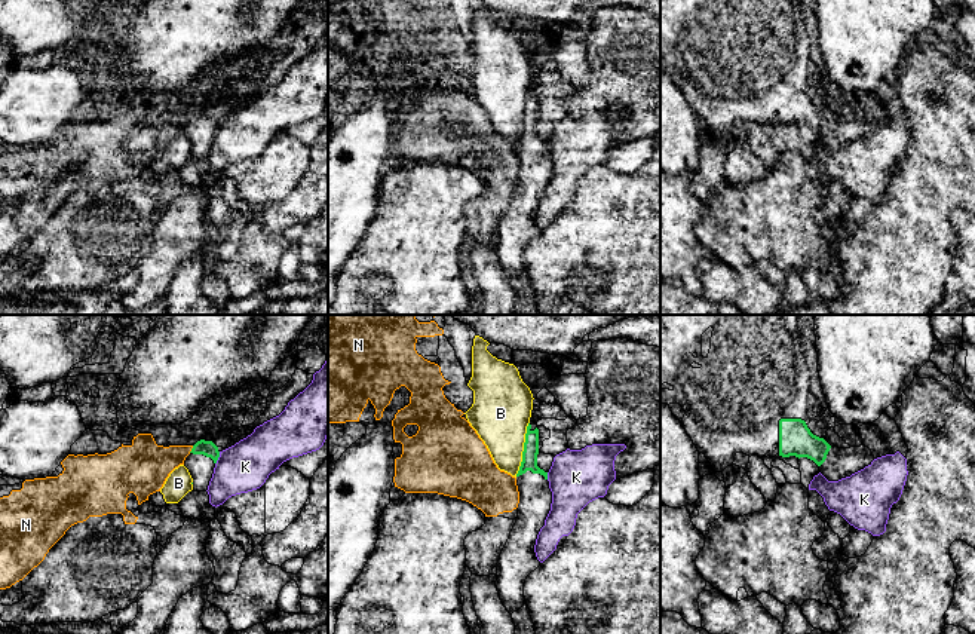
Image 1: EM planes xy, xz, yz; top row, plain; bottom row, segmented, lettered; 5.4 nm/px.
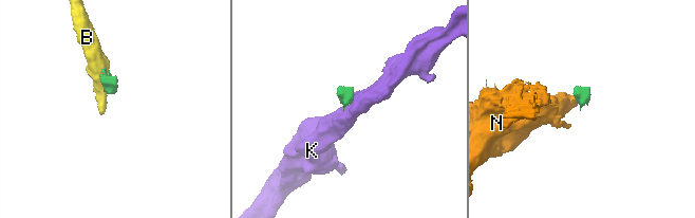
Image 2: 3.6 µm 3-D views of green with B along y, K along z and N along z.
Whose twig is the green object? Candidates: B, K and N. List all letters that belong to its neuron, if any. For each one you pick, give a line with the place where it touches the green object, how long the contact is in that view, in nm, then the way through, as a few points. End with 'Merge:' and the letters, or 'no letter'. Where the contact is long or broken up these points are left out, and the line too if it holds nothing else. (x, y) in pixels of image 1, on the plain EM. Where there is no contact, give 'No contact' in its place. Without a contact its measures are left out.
Merge: no letter

